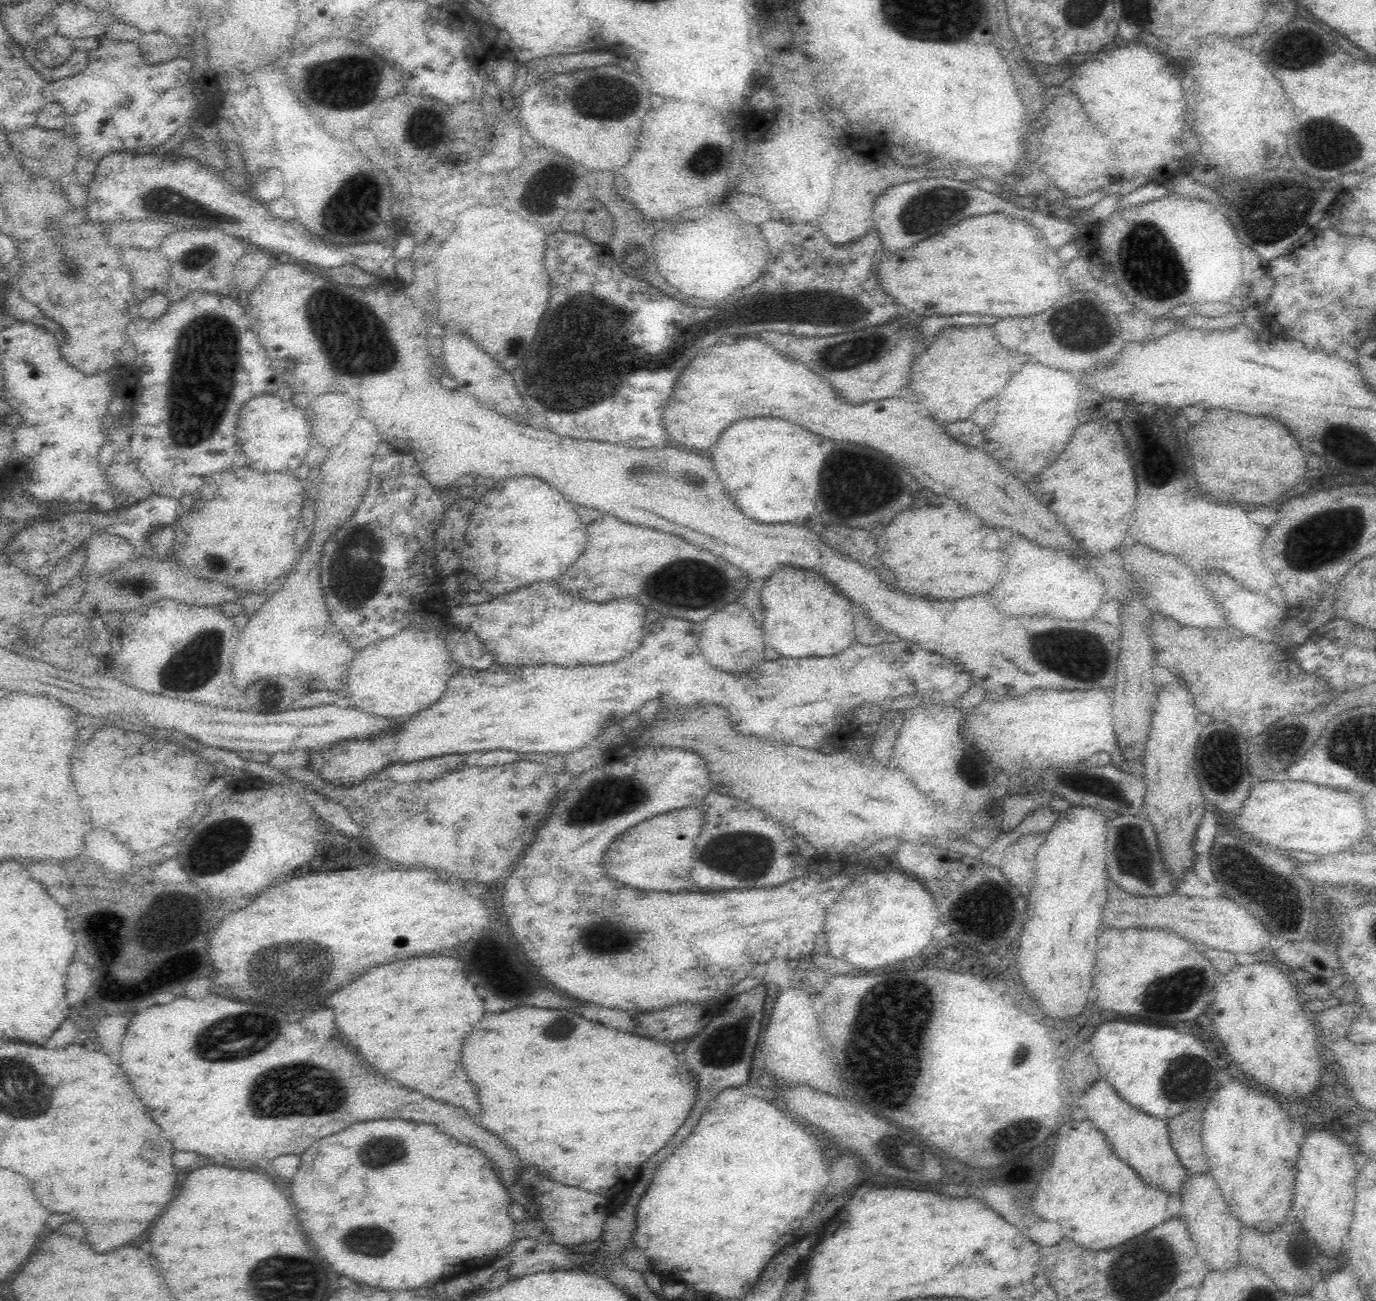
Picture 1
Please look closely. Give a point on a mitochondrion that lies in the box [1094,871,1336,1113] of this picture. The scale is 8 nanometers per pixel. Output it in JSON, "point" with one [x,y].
{"point":[1170,997]}

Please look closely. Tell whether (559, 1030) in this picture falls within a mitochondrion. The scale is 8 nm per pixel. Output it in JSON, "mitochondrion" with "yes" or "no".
{"mitochondrion":"yes"}

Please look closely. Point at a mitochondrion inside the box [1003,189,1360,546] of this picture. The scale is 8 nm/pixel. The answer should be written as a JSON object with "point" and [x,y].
{"point":[1151,264]}

